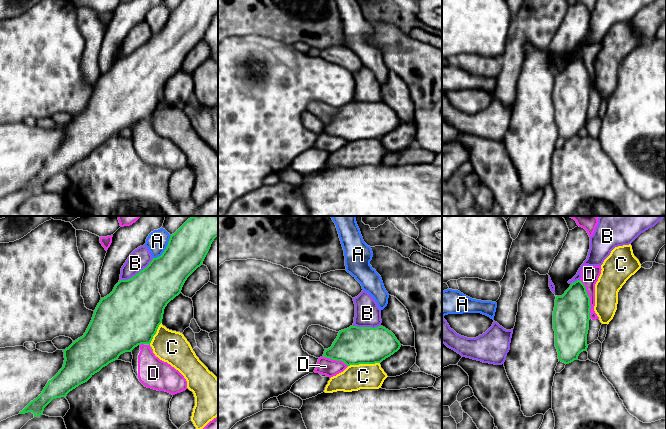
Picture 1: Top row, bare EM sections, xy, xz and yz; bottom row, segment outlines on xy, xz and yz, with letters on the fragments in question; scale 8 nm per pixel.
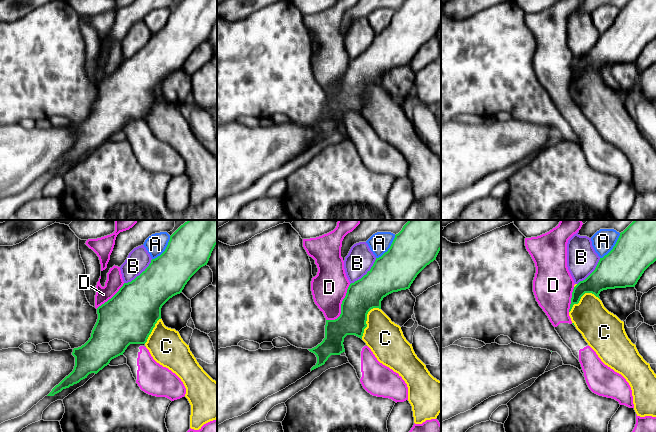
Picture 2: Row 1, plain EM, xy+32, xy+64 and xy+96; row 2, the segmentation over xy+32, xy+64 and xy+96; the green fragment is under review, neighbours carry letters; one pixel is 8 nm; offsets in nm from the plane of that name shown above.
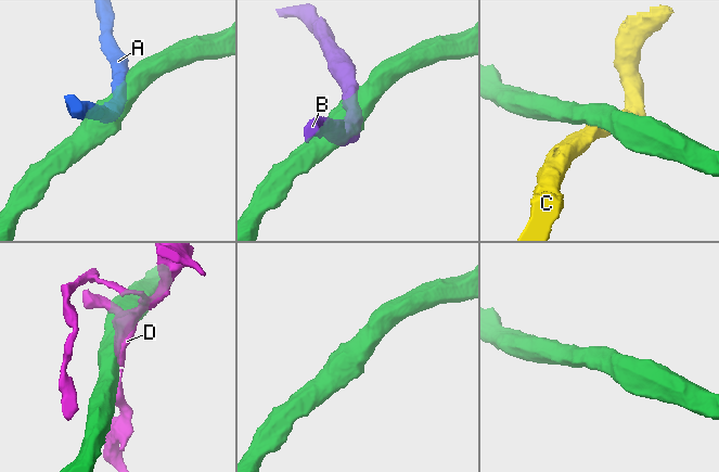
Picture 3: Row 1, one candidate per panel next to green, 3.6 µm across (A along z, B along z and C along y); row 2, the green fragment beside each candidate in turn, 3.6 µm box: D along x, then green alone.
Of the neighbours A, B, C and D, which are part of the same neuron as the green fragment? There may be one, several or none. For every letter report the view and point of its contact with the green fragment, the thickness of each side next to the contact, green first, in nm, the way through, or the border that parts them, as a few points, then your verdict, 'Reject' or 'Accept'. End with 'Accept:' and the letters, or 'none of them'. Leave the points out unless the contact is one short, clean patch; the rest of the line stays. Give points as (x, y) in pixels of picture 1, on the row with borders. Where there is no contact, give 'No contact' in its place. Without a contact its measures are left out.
A: Touches green at xy (165, 249). Thickness 340 nm (green) against 170 nm. Reject
B: Touches green at xy (137, 273). Thickness 440 nm (green) against 160 nm. Reject
C: Touches green at xz (363, 363). Thickness 300 nm (green) against 200 nm. Reject
D: Touches green at yz (588, 296). Thickness 300 nm (green) against 140 nm. Boundary: yz (580, 279), (589, 297), (590, 312). Reject
Accept: none of them

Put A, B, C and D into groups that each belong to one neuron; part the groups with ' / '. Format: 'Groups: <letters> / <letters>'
Groups: A / B / C / D

